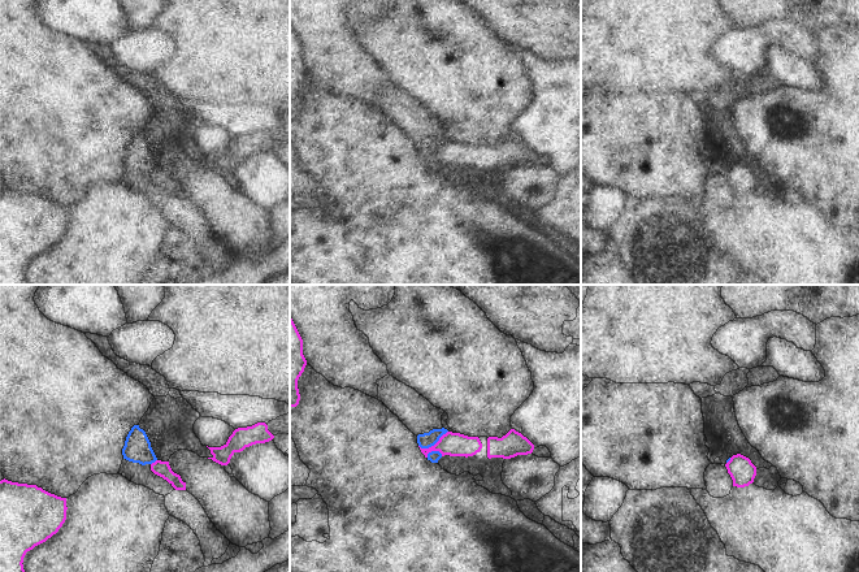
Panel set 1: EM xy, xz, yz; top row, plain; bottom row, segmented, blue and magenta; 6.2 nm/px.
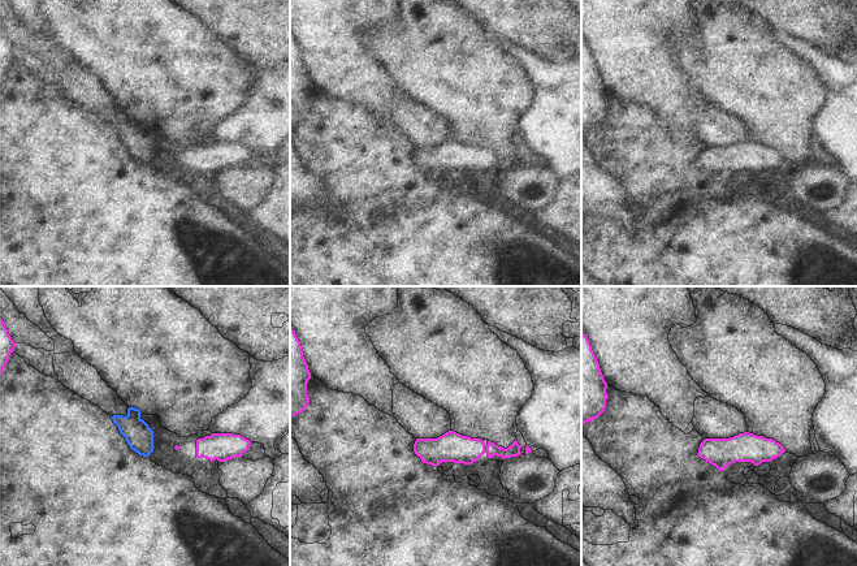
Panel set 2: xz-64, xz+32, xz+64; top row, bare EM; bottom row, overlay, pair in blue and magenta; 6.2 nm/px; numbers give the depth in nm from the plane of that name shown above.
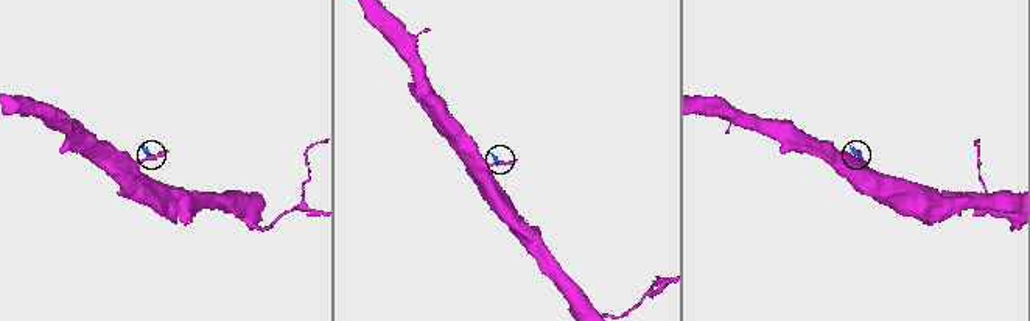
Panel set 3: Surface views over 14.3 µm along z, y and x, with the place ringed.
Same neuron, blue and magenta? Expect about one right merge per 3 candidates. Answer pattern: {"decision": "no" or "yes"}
{"decision": "no"}

